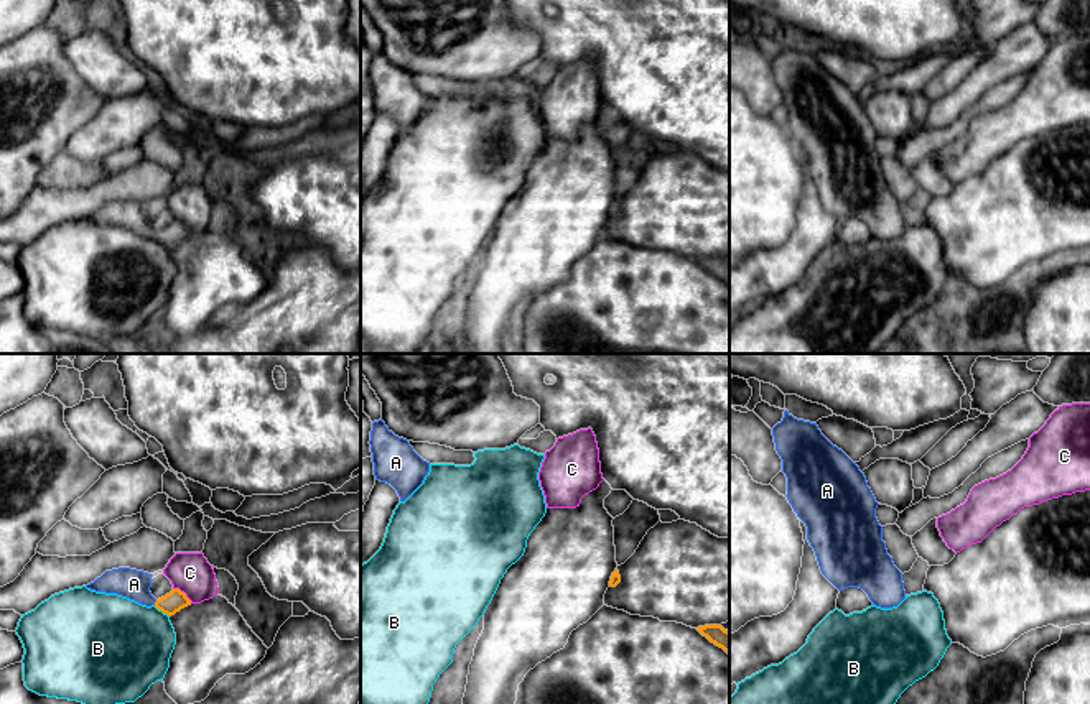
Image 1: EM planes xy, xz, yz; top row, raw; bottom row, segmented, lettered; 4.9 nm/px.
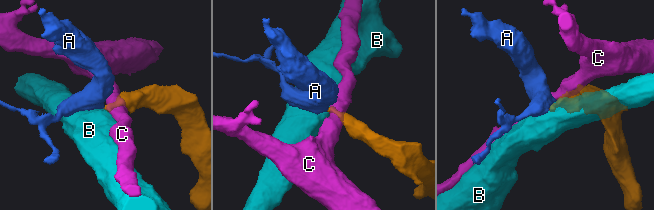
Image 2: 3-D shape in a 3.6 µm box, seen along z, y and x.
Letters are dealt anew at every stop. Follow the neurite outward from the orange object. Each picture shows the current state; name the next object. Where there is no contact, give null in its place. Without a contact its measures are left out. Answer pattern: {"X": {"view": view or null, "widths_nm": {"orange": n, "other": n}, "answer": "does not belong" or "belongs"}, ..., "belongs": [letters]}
{"A": {"view": "xy", "widths_nm": {"orange": 100, "other": 150}, "answer": "belongs"}, "B": {"view": "xy", "widths_nm": {"orange": 100, "other": 440}, "answer": "does not belong"}, "C": {"view": "xy", "widths_nm": {"orange": 100, "other": 200}, "answer": "does not belong"}, "belongs": ["A"]}

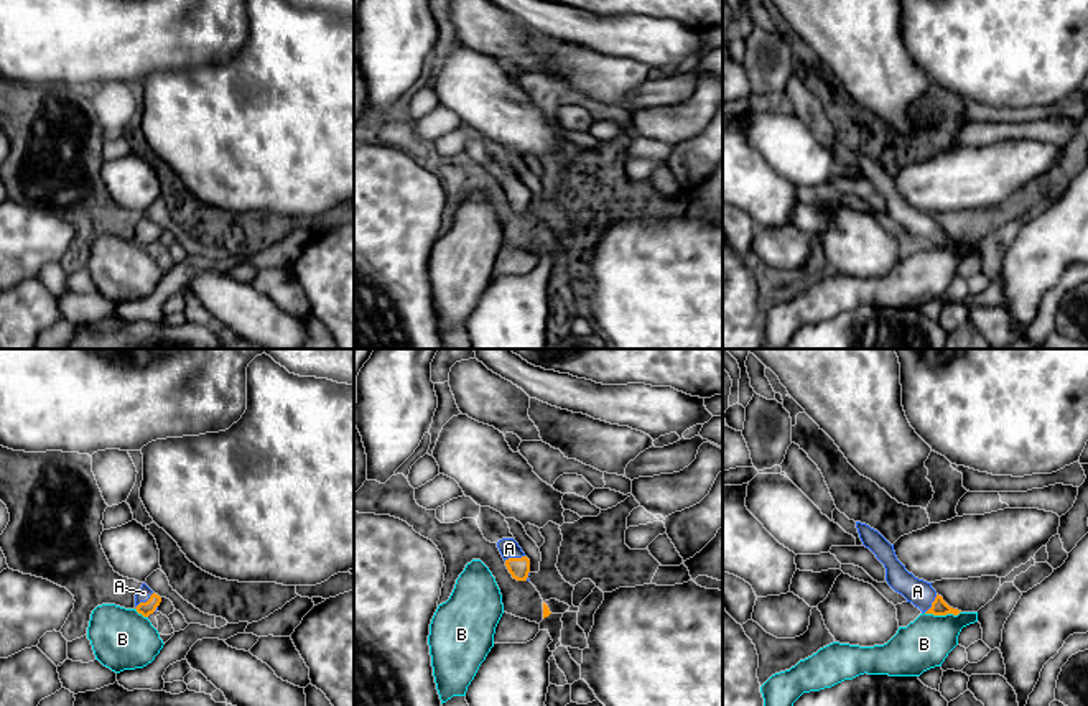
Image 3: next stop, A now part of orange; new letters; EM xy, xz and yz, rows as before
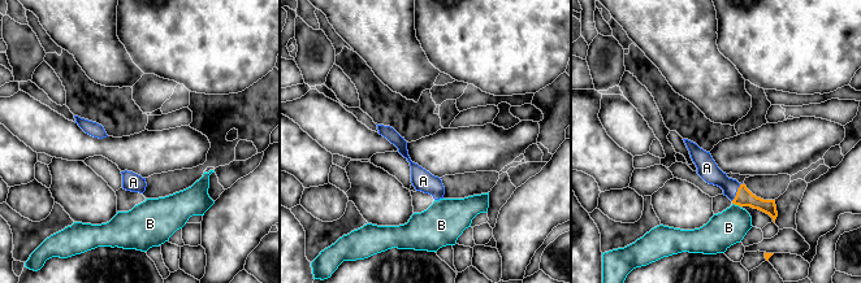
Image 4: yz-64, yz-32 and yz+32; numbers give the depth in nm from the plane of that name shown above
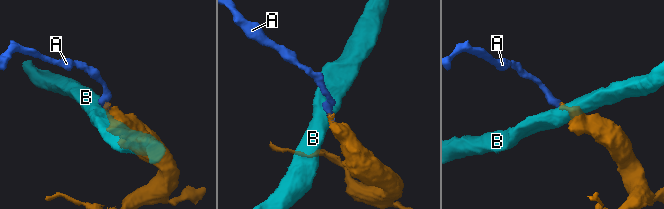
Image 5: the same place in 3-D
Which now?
{"A": {"view": "xy", "widths_nm": {"orange": 70, "other": 70}, "answer": "belongs"}, "B": {"view": "yz", "widths_nm": {"orange": 80, "other": 240}, "answer": "does not belong"}, "belongs": ["A"]}

